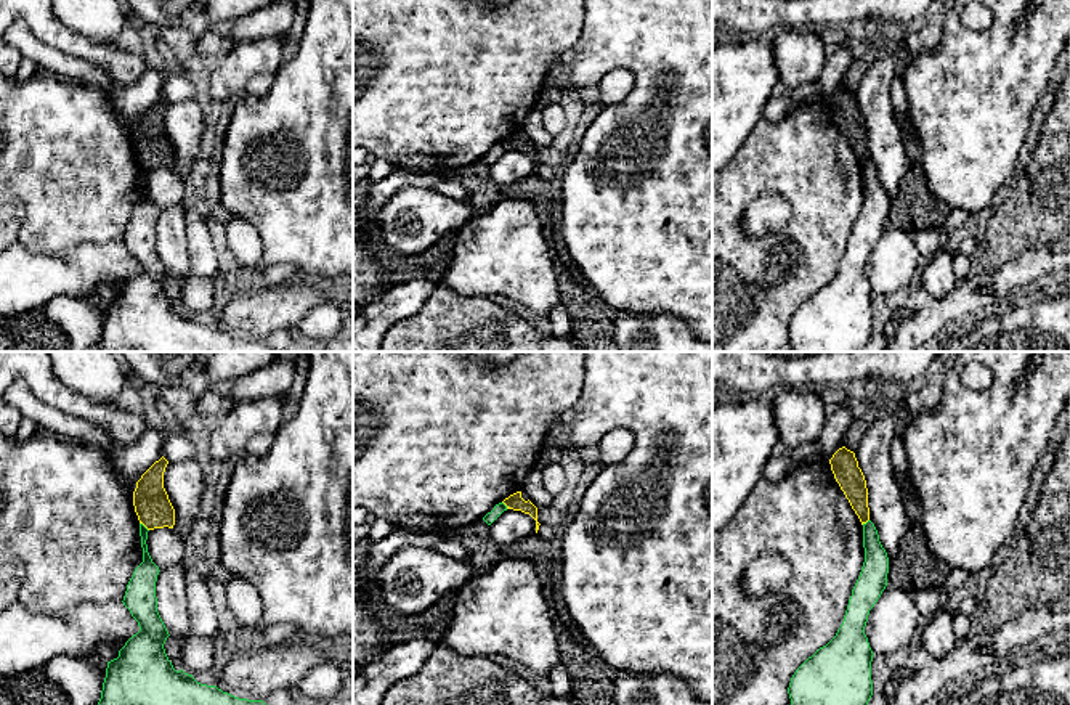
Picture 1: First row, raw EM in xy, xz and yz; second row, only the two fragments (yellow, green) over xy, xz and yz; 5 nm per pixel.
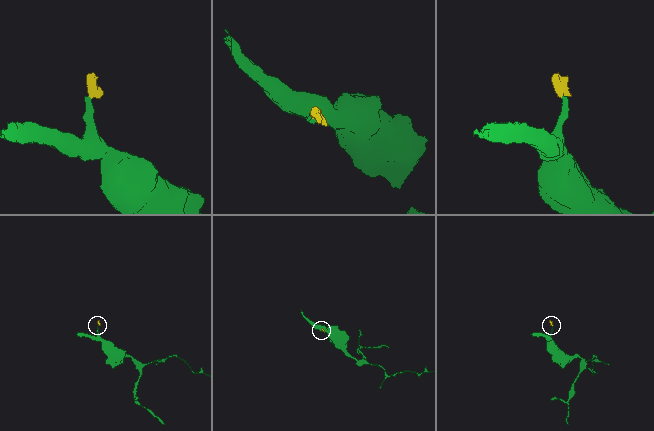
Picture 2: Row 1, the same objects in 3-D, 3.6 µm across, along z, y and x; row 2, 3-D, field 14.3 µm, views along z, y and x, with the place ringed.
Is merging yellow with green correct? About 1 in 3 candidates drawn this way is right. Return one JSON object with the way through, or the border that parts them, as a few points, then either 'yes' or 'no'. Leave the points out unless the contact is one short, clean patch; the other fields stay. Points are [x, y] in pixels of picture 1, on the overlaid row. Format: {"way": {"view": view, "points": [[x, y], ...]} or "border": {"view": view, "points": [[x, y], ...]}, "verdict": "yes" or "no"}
{"border": {"view": "xy", "points": [[140, 522], [148, 530]]}, "verdict": "no"}

